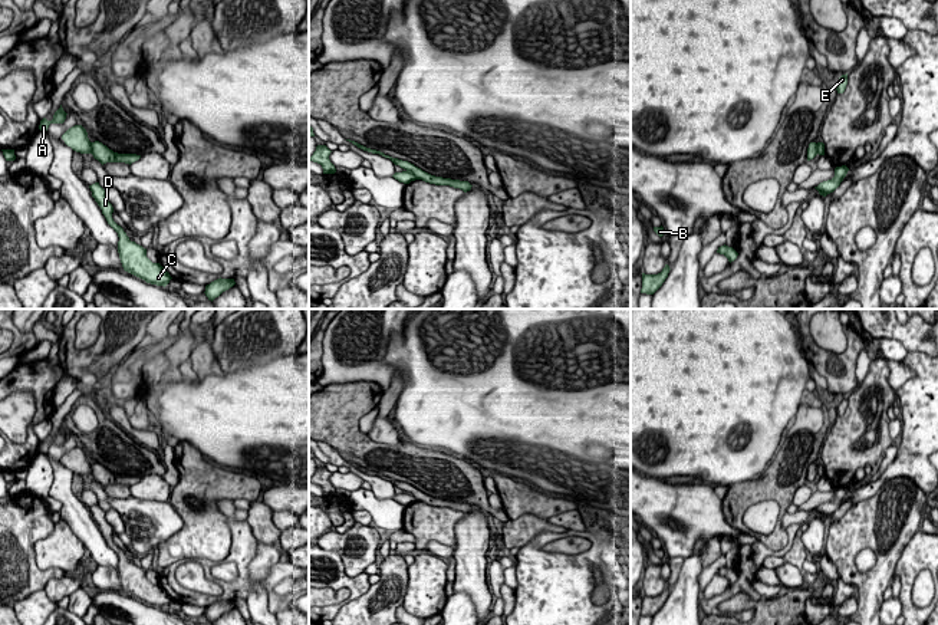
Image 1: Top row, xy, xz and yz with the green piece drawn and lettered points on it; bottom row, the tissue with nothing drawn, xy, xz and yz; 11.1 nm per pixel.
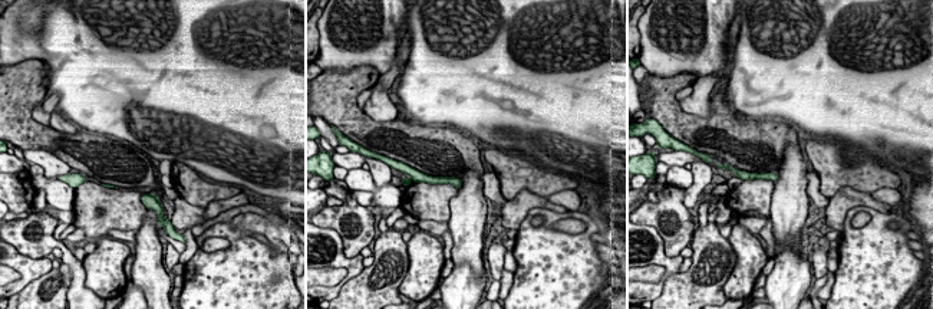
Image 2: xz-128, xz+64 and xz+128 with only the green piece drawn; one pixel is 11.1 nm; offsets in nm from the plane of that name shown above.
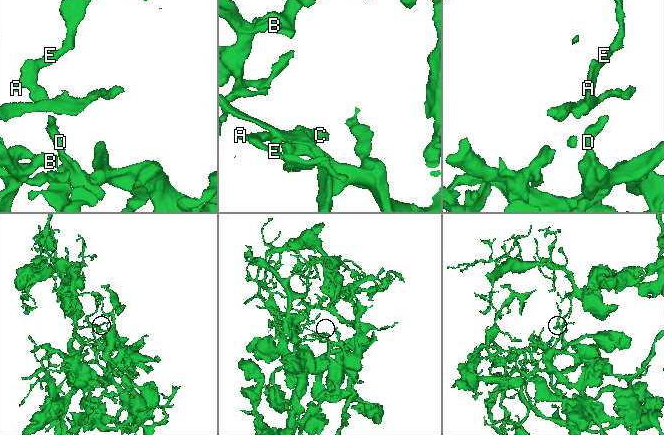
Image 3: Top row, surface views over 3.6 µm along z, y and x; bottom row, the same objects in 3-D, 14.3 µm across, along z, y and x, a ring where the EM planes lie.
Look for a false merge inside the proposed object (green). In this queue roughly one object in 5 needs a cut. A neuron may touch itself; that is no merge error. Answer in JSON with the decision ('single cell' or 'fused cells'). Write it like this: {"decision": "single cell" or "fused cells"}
{"decision": "single cell"}

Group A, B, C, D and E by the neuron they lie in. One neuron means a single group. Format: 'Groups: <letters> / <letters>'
Groups: A B C D E

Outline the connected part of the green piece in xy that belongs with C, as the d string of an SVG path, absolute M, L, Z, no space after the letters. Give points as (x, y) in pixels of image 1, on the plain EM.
M99 504L89 507L89 510L108 546L118 555L118 575L124 592L145 602L147 605L165 609L172 601L170 595L159 585L152 585L147 579L147 570L131 563L124 550L113 543L113 529L106 522L105 511L99 507Z

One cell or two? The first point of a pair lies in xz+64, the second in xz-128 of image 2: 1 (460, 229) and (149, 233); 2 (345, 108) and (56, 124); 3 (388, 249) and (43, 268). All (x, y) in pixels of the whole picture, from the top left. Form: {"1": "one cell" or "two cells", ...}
{"1": "one cell", "2": "two cells", "3": "two cells"}

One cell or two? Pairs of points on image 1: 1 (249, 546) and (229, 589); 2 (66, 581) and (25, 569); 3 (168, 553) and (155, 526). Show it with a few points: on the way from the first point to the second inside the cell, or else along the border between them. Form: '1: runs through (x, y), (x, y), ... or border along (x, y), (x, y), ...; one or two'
1: runs through (243, 558), (243, 578), (240, 581); one
2: border along (65, 573), (59, 578), (52, 578), (43, 588); two
3: border along (175, 509), (183, 526), (157, 546); two

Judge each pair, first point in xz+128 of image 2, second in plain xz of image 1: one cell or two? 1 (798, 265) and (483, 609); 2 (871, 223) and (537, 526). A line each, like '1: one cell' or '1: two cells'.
1: two cells
2: two cells

